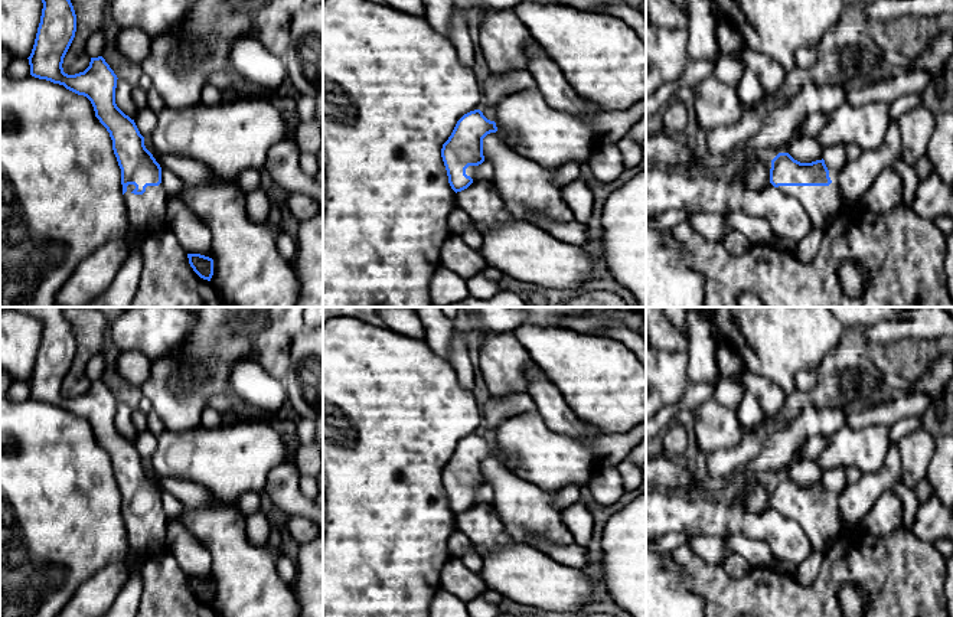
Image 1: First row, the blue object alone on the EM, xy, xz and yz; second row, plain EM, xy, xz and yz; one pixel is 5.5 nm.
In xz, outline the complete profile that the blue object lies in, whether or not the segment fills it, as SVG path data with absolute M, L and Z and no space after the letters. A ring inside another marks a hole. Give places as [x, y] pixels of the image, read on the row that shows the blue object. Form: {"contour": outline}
{"contour": "M480 110L470 111L457 121L441 148L448 183L456 193L473 183L477 166L484 161L483 138L496 131L496 123L487 120Z"}

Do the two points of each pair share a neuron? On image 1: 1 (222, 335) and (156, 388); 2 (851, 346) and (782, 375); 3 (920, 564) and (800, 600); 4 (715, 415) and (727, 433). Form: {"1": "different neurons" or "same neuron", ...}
{"1": "same neuron", "2": "different neurons", "3": "same neuron", "4": "same neuron"}

